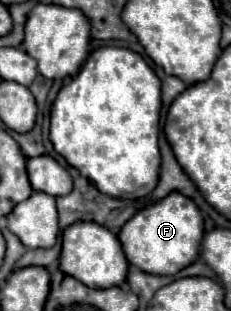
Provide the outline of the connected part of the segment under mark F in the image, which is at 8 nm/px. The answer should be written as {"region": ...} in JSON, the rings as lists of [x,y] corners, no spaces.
{"region":[[[172,192],[160,202],[134,214],[124,224],[118,238],[122,242],[122,248],[130,264],[138,266],[148,274],[172,276],[182,268],[190,266],[198,258],[202,234],[204,234],[204,222],[194,200],[190,200],[188,196],[182,196],[180,192]]]}

